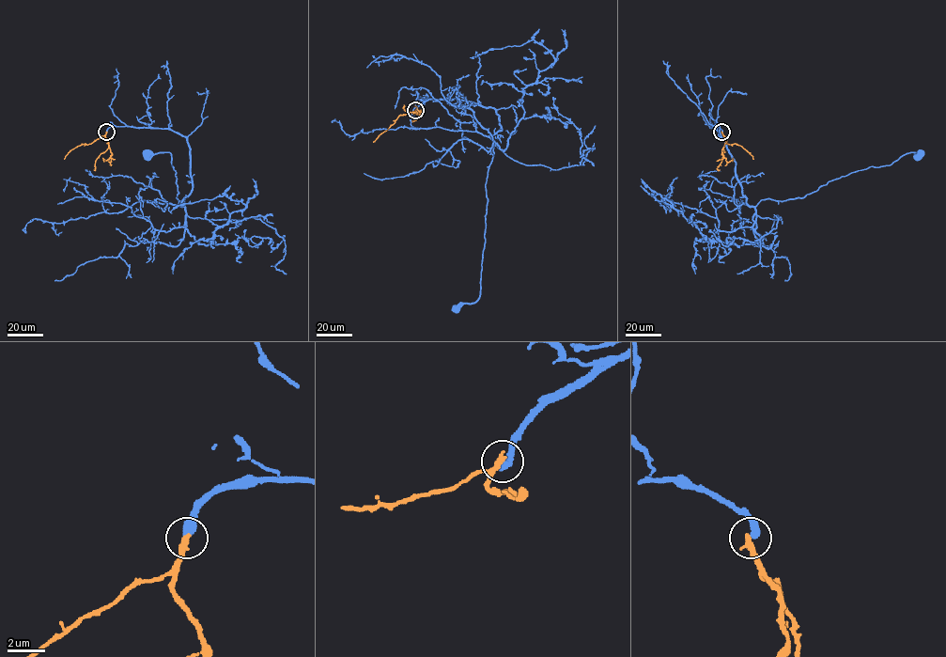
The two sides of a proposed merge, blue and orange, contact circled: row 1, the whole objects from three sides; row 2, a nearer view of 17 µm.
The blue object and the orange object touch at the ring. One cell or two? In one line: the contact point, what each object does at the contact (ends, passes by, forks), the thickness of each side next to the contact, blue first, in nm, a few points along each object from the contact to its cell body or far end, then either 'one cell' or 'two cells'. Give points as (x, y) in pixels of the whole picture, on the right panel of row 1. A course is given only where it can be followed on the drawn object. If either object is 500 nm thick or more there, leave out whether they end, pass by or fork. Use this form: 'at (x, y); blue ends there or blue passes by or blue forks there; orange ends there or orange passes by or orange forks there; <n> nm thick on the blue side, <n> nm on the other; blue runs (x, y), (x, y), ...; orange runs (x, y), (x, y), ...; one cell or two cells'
at (721, 132); blue ends there; orange ends there; 440 nm thick on the blue side, 360 nm on the other; blue runs (721, 132), (710, 126), (725, 142), (741, 194), (753, 206), (761, 199), (804, 196), (842, 176), (920, 152); orange runs (721, 132), (726, 143), (740, 146), (753, 159); one cell

